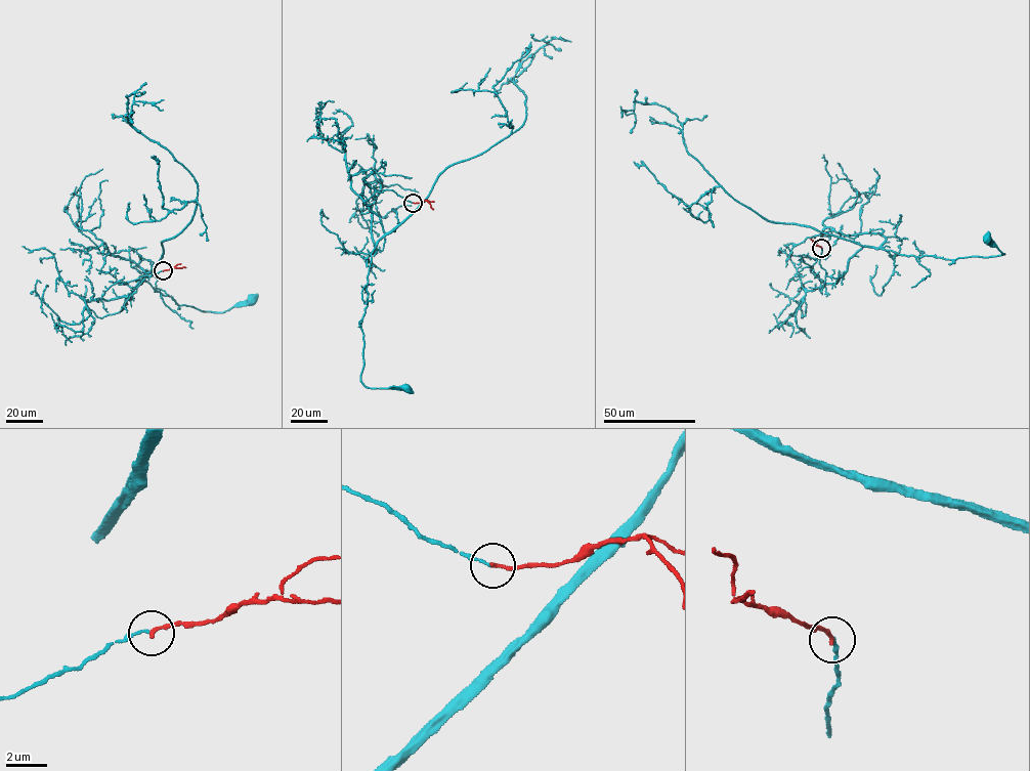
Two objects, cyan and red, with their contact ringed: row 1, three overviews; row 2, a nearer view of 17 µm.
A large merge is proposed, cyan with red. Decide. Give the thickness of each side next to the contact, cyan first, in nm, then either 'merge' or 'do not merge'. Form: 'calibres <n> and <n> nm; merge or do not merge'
calibres 110 and 180 nm; merge

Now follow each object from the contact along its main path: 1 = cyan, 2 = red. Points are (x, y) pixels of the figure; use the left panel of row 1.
1: (163, 270), (146, 276), (130, 298), (127, 298), (146, 273), (144, 281), (179, 305), (222, 312), (253, 301)
2: (163, 270), (185, 267)

